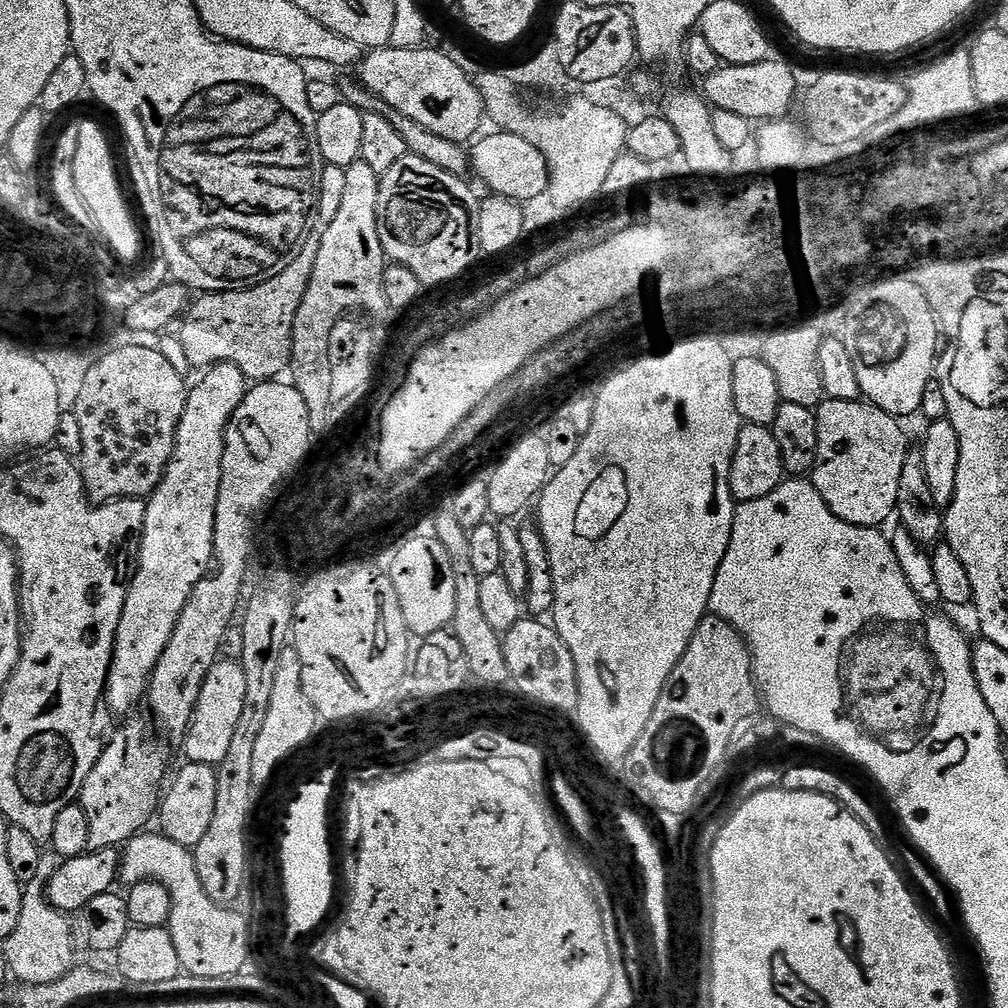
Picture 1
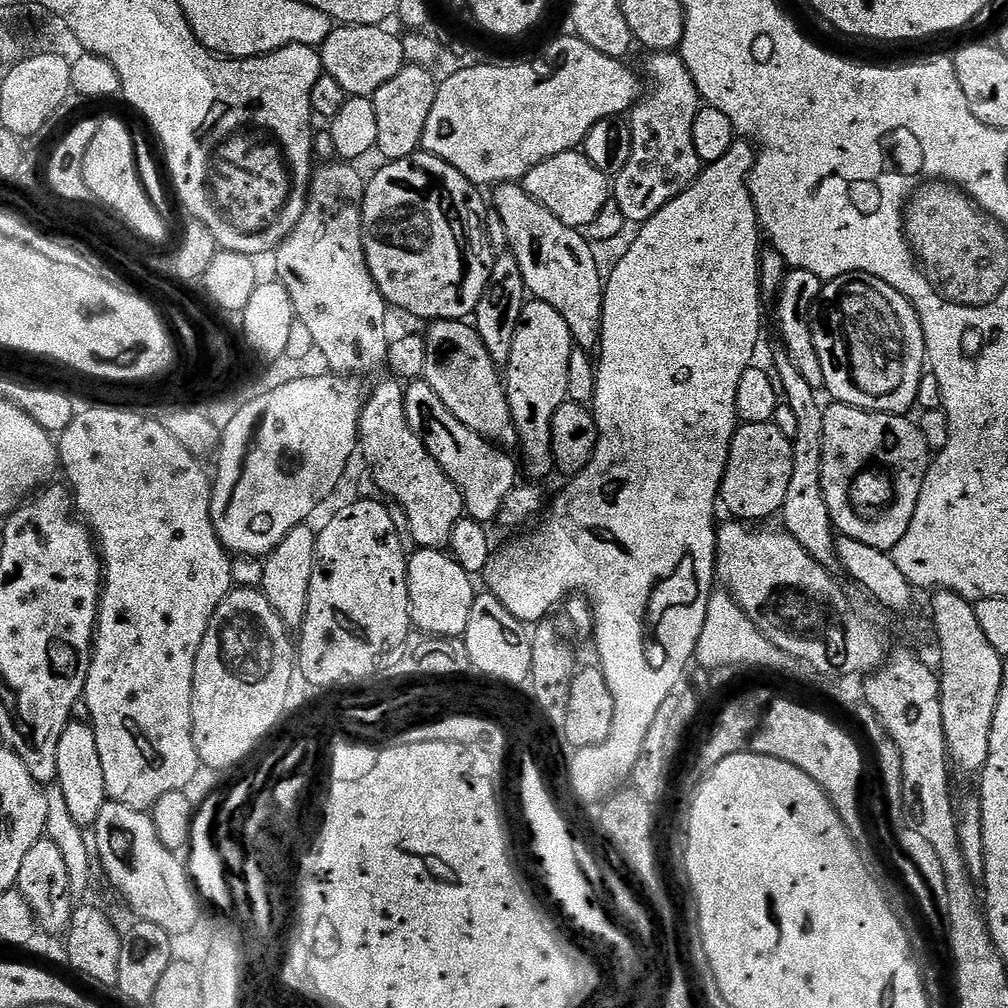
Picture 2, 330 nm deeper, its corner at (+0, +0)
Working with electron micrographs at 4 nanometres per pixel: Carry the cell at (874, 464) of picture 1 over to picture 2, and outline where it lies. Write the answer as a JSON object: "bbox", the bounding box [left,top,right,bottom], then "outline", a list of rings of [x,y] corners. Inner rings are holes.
{"bbox":[822,403,930,553],"outline":[[[829,403],[824,410],[824,437],[822,438],[822,490],[826,498],[826,506],[830,510],[830,518],[832,519],[832,527],[837,533],[846,538],[854,538],[863,545],[872,546],[873,548],[891,553],[894,546],[898,546],[898,542],[902,542],[902,538],[906,534],[906,530],[910,530],[910,518],[914,518],[914,510],[918,506],[918,494],[922,494],[922,482],[928,473],[930,463],[930,449],[926,438],[920,432],[919,423],[908,421],[909,417],[904,414],[894,412],[871,412],[865,408],[855,408],[849,404]]]}

